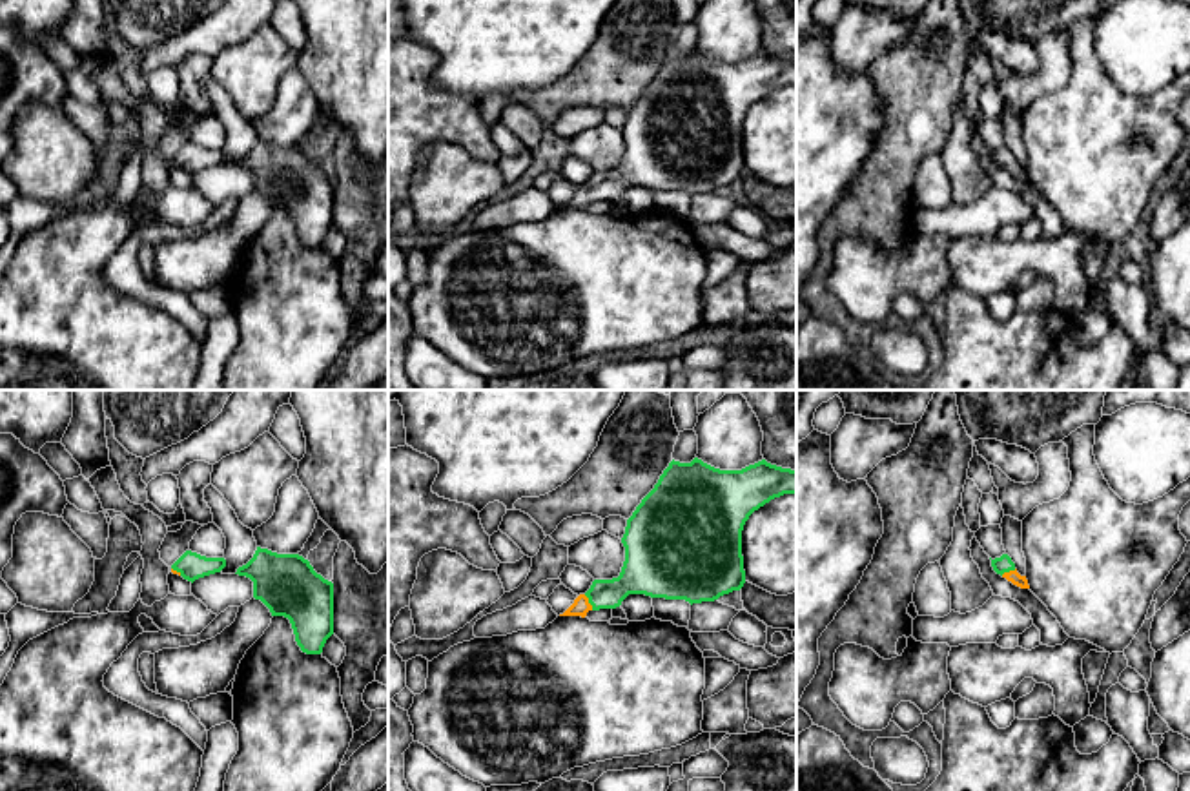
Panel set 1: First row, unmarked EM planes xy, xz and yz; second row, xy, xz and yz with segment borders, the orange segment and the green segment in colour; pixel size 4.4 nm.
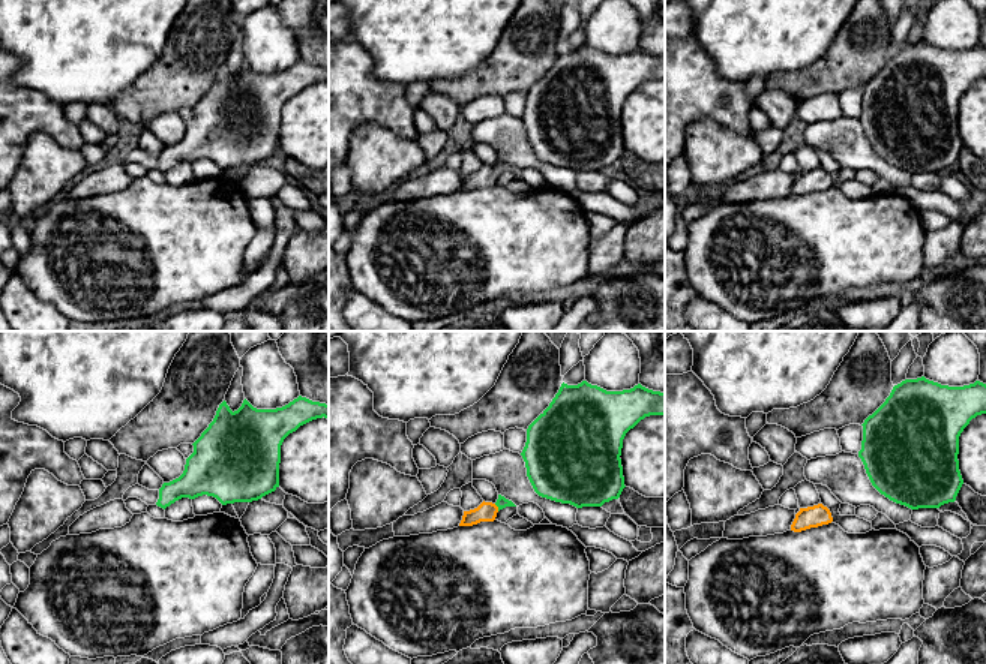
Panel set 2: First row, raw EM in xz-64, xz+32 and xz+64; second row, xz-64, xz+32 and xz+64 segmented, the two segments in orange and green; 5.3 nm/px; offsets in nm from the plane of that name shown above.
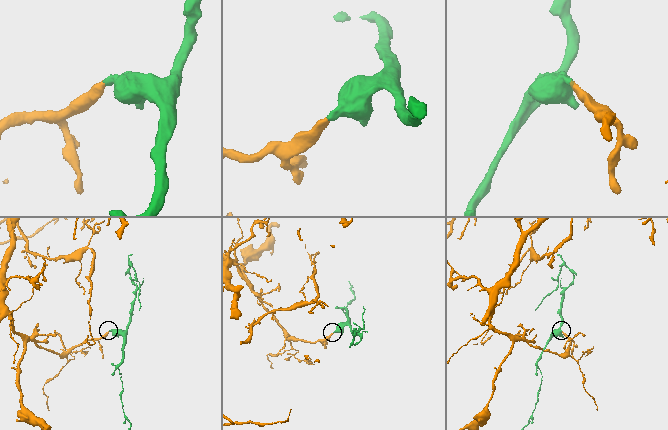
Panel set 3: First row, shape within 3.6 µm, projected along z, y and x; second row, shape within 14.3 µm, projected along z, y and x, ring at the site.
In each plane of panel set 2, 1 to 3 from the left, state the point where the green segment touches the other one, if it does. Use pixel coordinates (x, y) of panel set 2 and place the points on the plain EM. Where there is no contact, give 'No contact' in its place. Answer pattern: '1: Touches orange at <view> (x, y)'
1: No contact
2: Touches orange at xz+32 (497, 171)
3: No contact

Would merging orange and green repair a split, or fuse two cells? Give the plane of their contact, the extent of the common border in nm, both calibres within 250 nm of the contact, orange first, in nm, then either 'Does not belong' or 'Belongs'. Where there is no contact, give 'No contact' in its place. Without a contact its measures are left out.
Touches orange in xz. Shared border 80 nm. Thickness 80 nm (orange) against 150 nm. Belongs

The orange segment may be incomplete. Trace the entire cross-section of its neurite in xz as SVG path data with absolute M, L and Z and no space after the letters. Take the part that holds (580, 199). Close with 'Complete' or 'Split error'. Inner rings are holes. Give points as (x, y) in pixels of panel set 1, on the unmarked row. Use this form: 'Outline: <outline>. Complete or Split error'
Outline: M698 49L691 55L672 51L627 111L621 129L625 153L620 168L594 171L590 180L559 208L585 210L589 202L616 200L629 186L685 191L692 197L740 182L745 175L744 117L754 102L784 86L796 86L796 62L765 51L742 62L720 62Z. Split error

